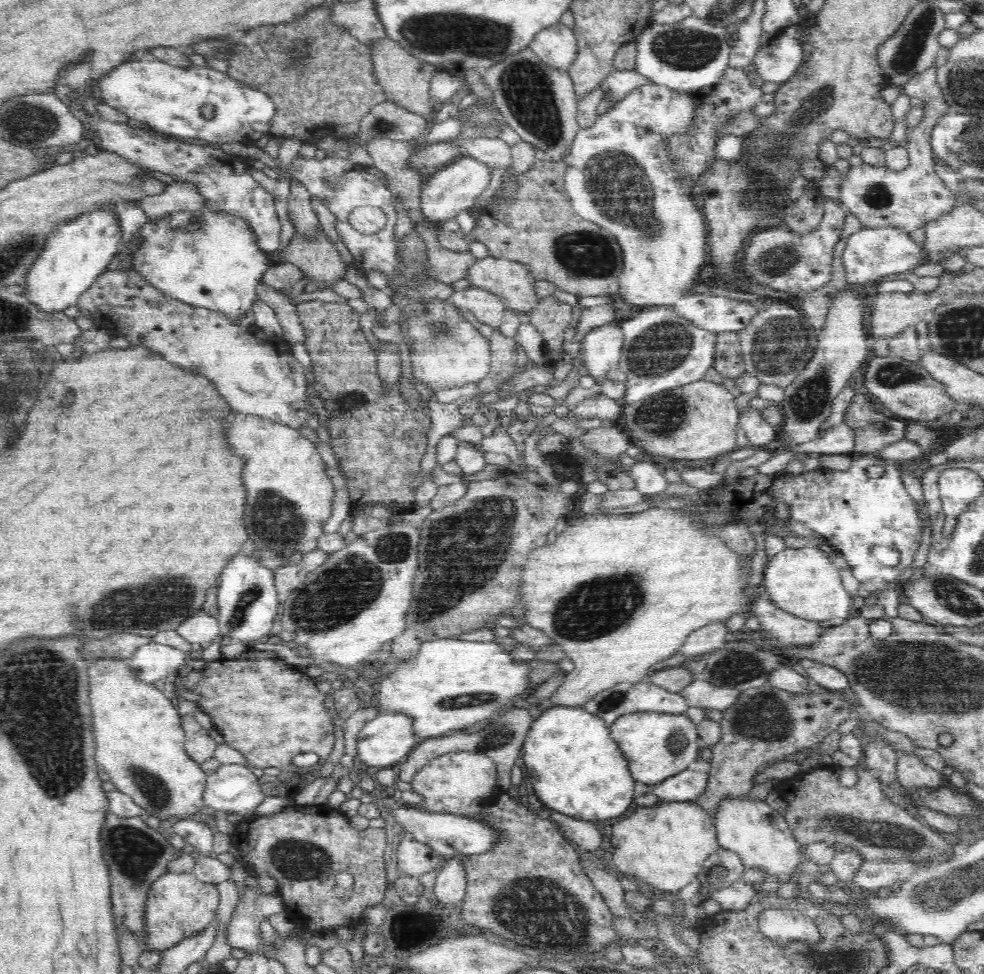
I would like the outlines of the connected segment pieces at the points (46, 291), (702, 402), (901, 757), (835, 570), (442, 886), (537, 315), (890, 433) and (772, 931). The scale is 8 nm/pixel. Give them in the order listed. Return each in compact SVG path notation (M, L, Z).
M98 207L67 220L48 237L40 256L31 266L23 286L24 296L46 313L63 311L68 306L76 305L80 296L106 270L120 248L120 240L122 228L117 213L105 207Z
M698 380L638 403L624 405L619 424L632 441L652 455L698 460L736 449L738 422L736 400L726 386Z
M898 752L896 760L896 776L899 783L906 790L916 788L940 788L947 784L947 779L941 774L923 763L916 755L909 752Z
M809 547L781 548L776 556L767 561L761 591L780 610L808 621L829 621L834 618L848 619L857 610L856 597L850 595L840 580L840 569L832 564L824 551Z
M445 859L438 870L433 894L442 904L459 904L466 894L466 871L460 860Z
M554 295L540 299L538 306L529 314L529 323L544 338L547 354L546 360L552 363L564 355L563 344L566 328L574 322L572 307Z
M857 393L850 401L844 420L854 431L853 454L874 454L904 439L907 424L911 421L889 415L868 395Z
M790 909L766 910L758 916L758 928L770 941L780 947L794 942L801 944L820 944L822 942L818 927L807 916Z

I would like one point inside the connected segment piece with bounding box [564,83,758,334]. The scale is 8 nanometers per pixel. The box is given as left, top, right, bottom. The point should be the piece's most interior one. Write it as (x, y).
(619, 176)

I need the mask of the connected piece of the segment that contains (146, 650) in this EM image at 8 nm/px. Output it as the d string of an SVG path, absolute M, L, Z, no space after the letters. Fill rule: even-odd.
M151 642L140 646L129 658L129 667L136 680L146 684L161 682L176 672L177 668L188 661L186 651L170 645Z

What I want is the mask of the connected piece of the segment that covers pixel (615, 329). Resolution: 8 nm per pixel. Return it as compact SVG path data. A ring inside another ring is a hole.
M620 323L606 324L590 330L580 342L582 363L593 379L606 376L611 369L617 369L621 360L625 335Z

